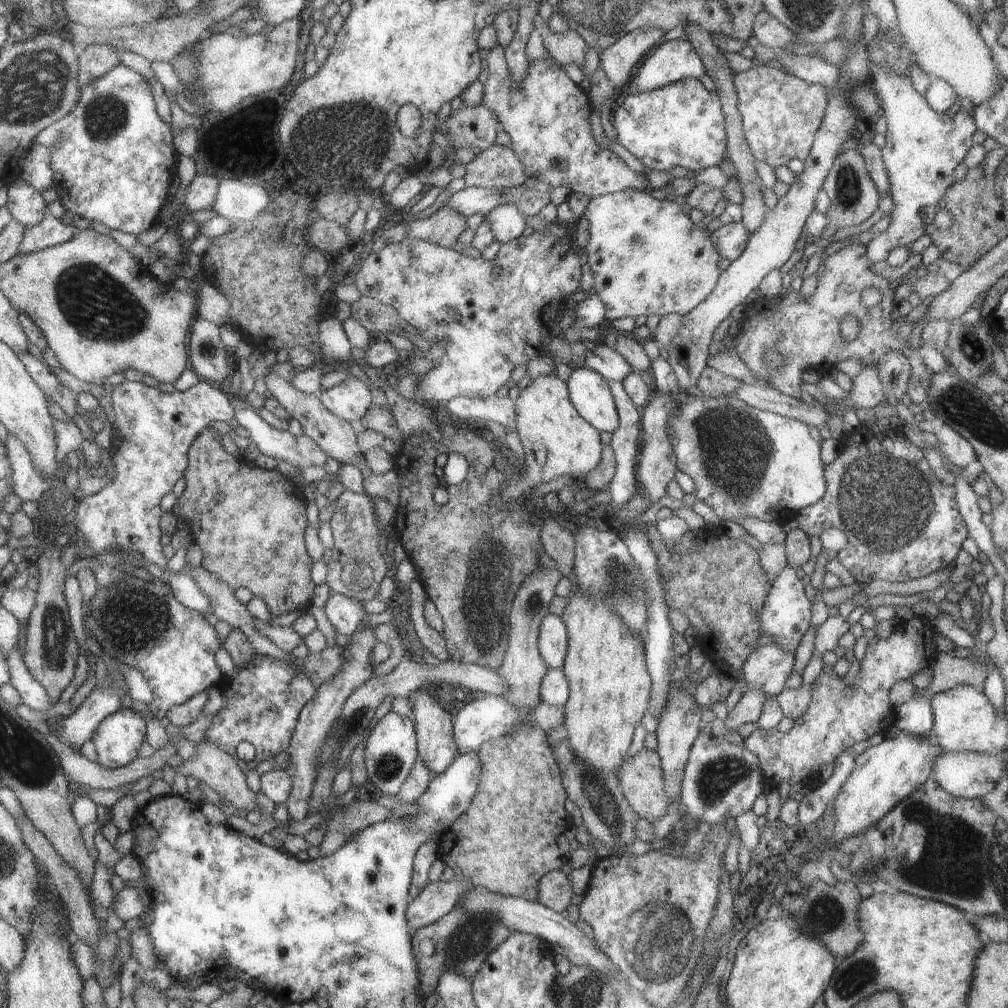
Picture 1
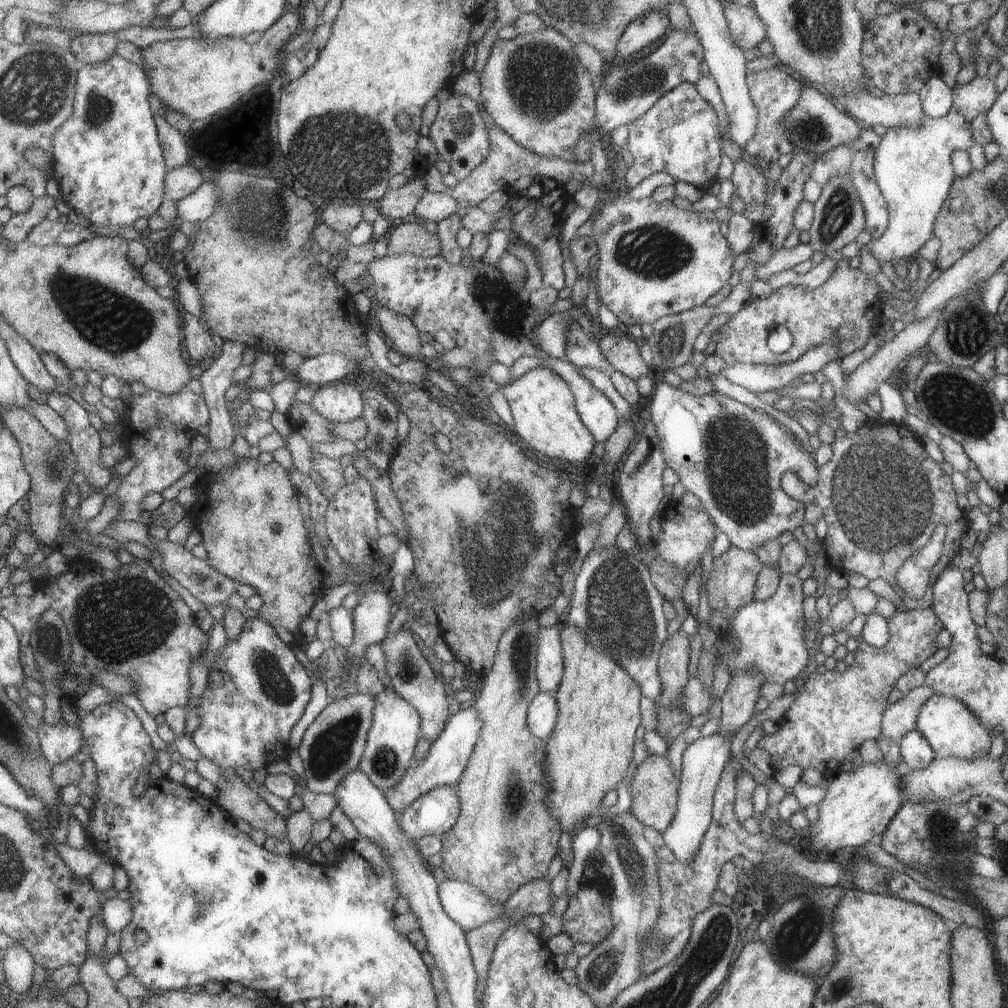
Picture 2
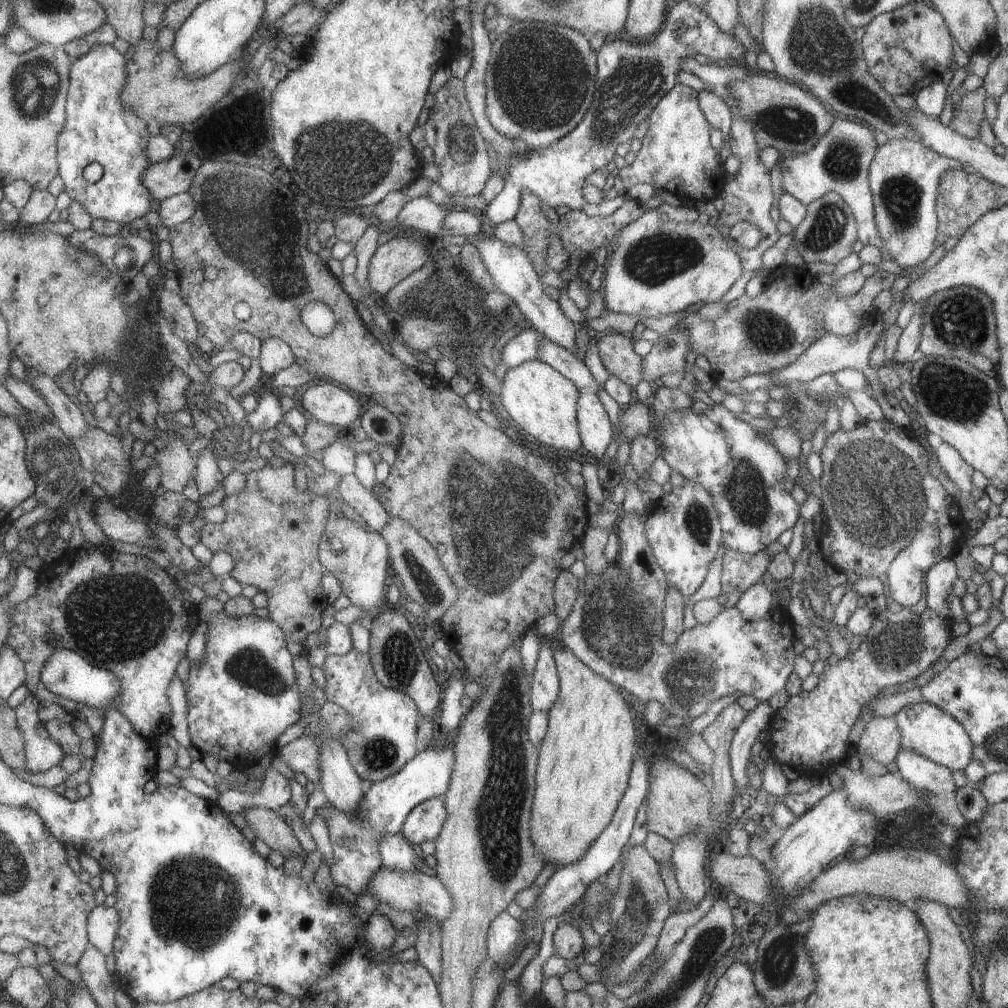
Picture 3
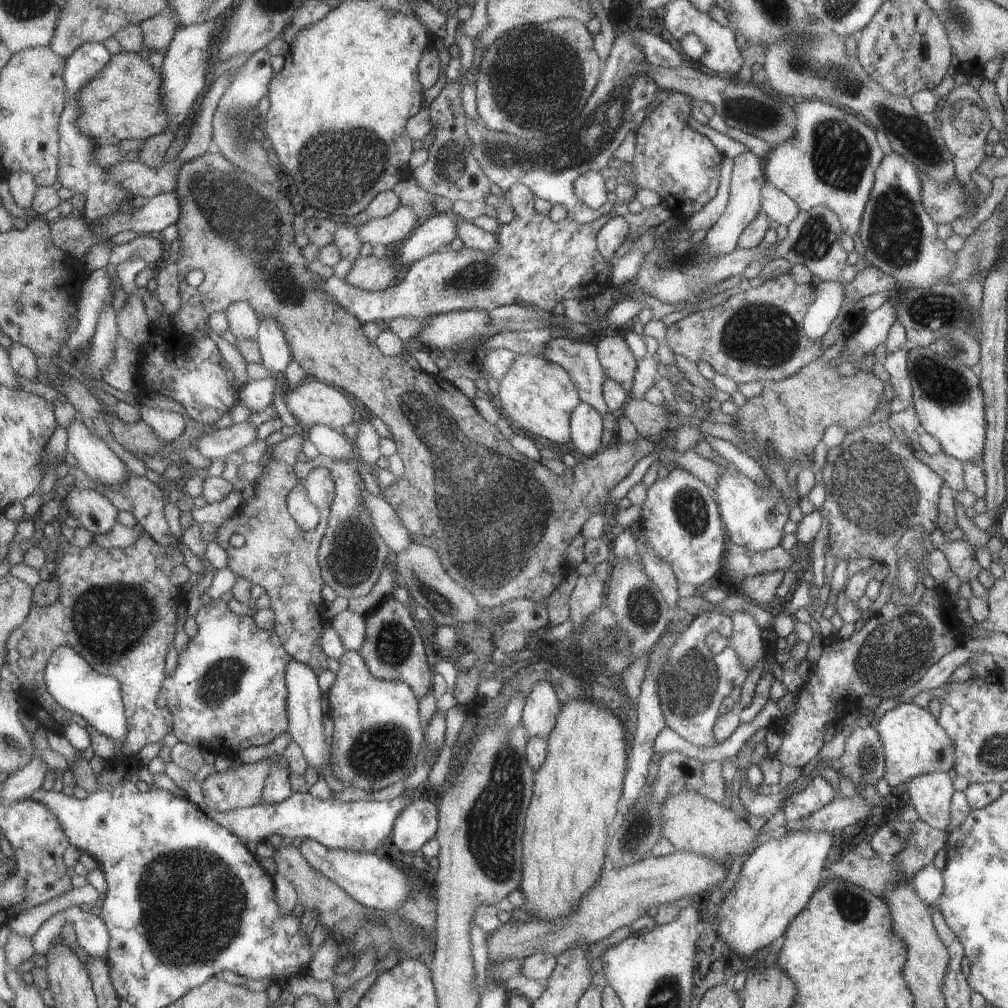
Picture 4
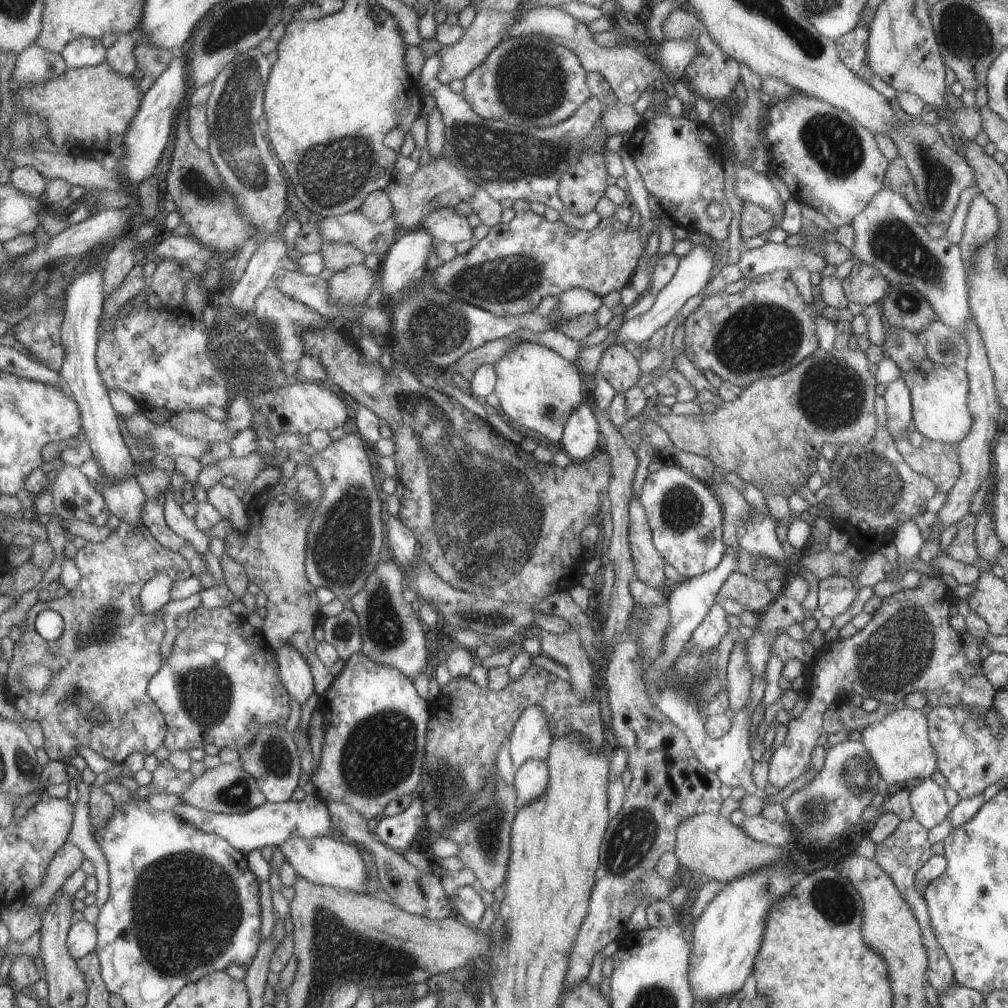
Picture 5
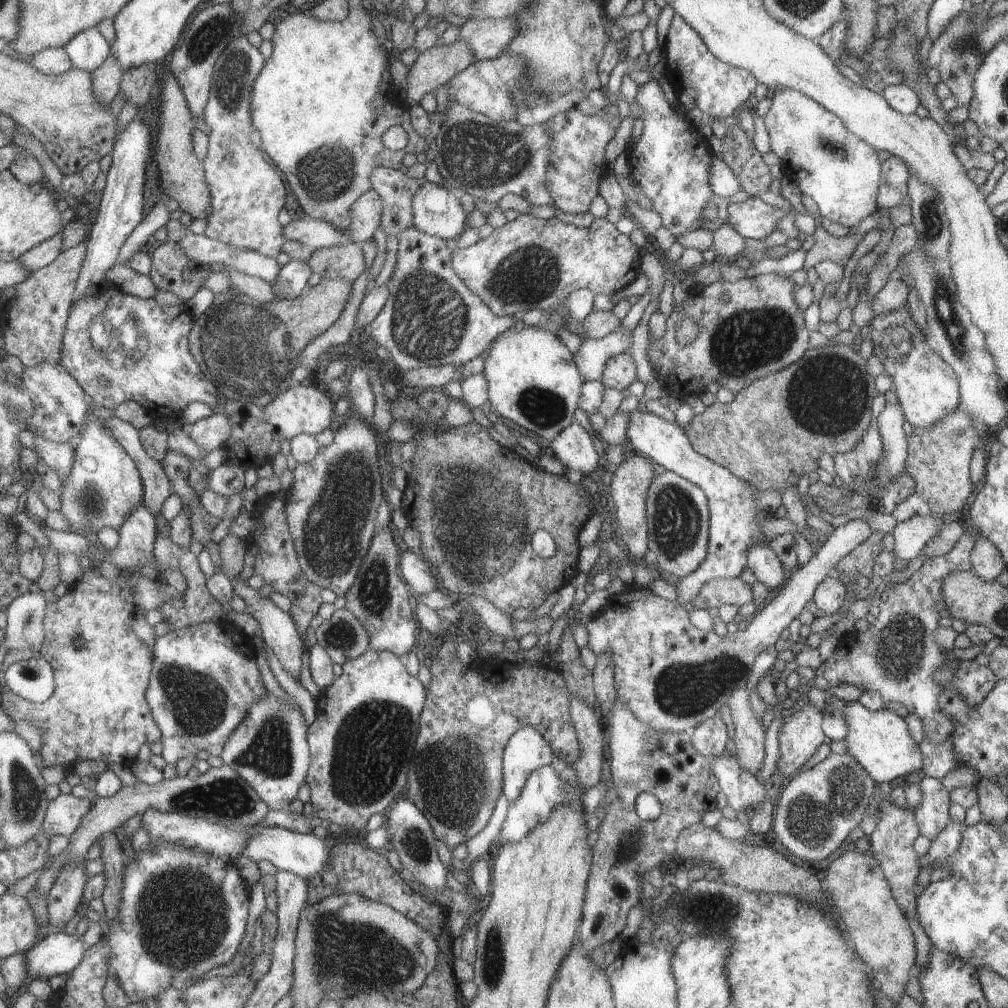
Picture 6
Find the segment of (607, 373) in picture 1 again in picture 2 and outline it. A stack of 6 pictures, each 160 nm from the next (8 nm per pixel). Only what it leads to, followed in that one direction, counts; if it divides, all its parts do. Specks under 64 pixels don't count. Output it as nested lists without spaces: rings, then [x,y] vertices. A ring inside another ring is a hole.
[[[571,323],[566,330],[564,344],[565,360],[574,367],[599,369],[609,365],[600,353],[597,342],[592,341],[581,331],[579,325]]]

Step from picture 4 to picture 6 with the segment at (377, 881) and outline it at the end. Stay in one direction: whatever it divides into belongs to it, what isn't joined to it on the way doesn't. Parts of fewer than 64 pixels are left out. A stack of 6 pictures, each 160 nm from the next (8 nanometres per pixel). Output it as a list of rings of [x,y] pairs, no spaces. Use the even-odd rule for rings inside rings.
[[[263,827],[253,833],[242,846],[240,854],[257,863],[259,860],[271,862],[276,869],[292,872],[304,880],[321,874],[327,866],[328,848],[323,839],[317,838],[313,833],[298,833],[281,827]]]

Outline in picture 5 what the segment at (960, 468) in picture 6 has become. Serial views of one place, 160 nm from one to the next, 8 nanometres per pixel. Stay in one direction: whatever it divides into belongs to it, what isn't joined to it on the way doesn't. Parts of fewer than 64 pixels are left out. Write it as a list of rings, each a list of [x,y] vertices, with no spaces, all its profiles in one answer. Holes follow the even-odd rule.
[[[909,432],[893,437],[899,454],[909,468],[934,482],[936,492],[947,493],[960,475],[957,446],[923,438],[919,447],[913,447],[907,440]]]

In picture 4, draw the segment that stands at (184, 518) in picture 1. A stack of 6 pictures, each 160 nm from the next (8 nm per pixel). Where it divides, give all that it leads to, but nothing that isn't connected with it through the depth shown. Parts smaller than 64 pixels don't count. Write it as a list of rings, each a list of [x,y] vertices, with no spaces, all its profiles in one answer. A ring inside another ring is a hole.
[[[271,460],[264,464],[263,474],[254,483],[253,496],[243,502],[235,516],[217,527],[214,542],[225,550],[227,567],[236,577],[245,578],[252,586],[265,589],[269,597],[268,608],[273,612],[272,628],[288,657],[305,664],[317,675],[326,670],[327,662],[319,646],[325,603],[320,594],[324,583],[317,563],[317,550],[326,530],[334,498],[334,483],[325,468],[309,472],[304,481],[307,498],[317,508],[320,518],[317,528],[309,531],[299,529],[287,511],[287,494],[297,484],[297,476],[291,466],[280,460]],[[233,534],[243,536],[243,546],[233,548],[229,544]]]

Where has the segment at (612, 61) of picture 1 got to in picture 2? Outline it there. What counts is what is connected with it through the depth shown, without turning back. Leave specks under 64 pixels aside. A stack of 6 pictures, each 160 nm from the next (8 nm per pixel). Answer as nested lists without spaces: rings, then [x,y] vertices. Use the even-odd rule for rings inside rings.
[[[651,9],[641,16],[635,17],[621,33],[616,44],[616,56],[629,59],[629,55],[643,46],[665,34],[669,24],[666,12],[663,9]]]

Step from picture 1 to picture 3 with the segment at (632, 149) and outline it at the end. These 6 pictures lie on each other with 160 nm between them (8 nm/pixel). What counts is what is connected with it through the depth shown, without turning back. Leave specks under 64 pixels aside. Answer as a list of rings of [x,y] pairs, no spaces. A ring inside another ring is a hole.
[[[675,82],[673,88],[659,99],[649,113],[647,130],[633,162],[614,171],[624,190],[633,184],[647,183],[654,189],[671,192],[683,206],[689,202],[692,205],[696,200],[712,201],[718,196],[727,173],[718,152],[709,143],[711,126],[697,105],[697,93]]]

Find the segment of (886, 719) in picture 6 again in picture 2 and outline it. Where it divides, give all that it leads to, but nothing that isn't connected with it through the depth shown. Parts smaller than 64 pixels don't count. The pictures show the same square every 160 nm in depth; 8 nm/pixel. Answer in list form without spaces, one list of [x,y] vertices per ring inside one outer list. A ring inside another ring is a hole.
[[[933,693],[921,704],[914,729],[929,743],[937,757],[955,757],[972,761],[985,757],[991,742],[988,731],[958,700]]]

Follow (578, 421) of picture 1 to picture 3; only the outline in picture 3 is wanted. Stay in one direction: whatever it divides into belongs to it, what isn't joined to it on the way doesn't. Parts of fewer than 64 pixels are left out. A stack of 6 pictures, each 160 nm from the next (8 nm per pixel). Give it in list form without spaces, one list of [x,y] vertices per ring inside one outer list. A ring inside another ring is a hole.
[[[537,358],[508,368],[501,380],[498,412],[504,420],[509,420],[541,444],[564,453],[564,456],[581,449],[576,423],[576,402],[580,391],[571,380]]]

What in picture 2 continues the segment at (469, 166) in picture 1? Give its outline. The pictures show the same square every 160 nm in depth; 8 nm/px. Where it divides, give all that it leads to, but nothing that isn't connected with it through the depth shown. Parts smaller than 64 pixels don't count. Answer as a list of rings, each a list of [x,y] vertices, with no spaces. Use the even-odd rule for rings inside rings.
[[[485,123],[486,133],[488,138],[489,150],[487,156],[481,164],[478,164],[465,177],[465,180],[460,180],[451,190],[450,195],[457,203],[455,214],[461,215],[467,208],[475,207],[482,199],[487,198],[495,190],[503,190],[510,192],[509,184],[515,182],[519,176],[545,175],[551,177],[555,182],[562,185],[572,177],[590,178],[592,176],[591,161],[585,163],[576,163],[575,161],[563,160],[559,157],[542,157],[537,153],[527,150],[518,142],[515,142],[507,133],[504,133],[495,123]]]

